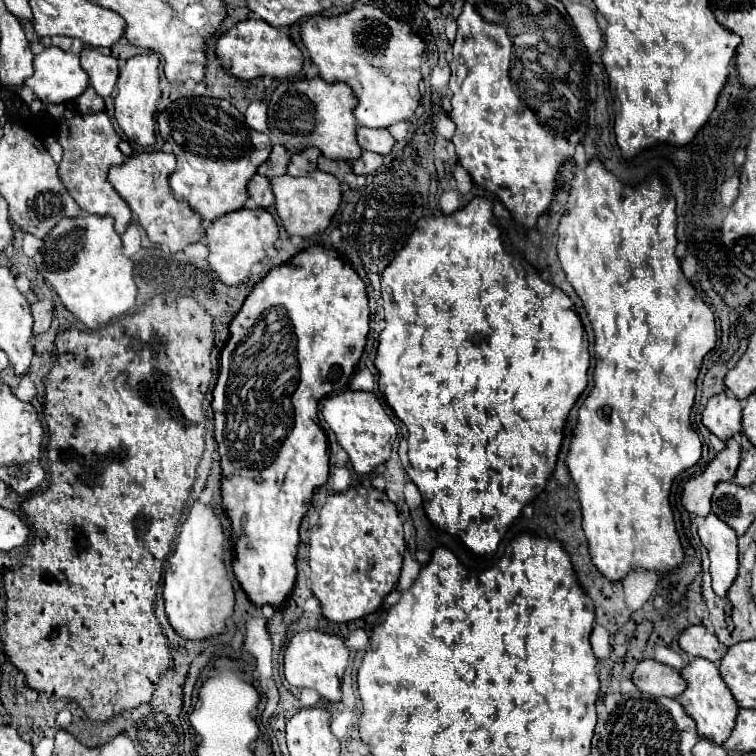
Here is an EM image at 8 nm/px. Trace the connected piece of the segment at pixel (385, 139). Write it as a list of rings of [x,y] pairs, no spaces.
[[[358,127],[358,143],[366,151],[374,151],[380,155],[390,155],[394,147],[394,137],[390,135],[388,129],[368,129],[368,127]]]

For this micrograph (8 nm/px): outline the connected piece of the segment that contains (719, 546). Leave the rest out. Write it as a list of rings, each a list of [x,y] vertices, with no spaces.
[[[710,513],[698,527],[698,535],[710,555],[712,589],[718,597],[726,597],[730,585],[738,575],[736,533],[714,513]]]

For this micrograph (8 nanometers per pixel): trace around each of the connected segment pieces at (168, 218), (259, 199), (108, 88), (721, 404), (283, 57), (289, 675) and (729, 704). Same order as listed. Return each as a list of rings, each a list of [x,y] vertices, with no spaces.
[[[150,151],[140,153],[136,157],[126,157],[124,165],[112,167],[108,173],[108,181],[120,193],[120,197],[128,203],[132,213],[136,213],[138,223],[146,231],[148,239],[158,245],[170,247],[172,253],[182,251],[190,243],[198,243],[204,239],[202,217],[194,213],[186,203],[174,199],[168,187],[168,175],[176,169],[176,159],[172,153]]]
[[[254,175],[248,183],[248,195],[254,201],[254,205],[258,207],[270,207],[274,205],[274,193],[270,187],[270,179],[262,177],[262,175]]]
[[[84,47],[80,53],[80,63],[90,75],[90,87],[102,97],[108,97],[116,89],[118,81],[118,59],[112,55],[104,55],[94,47]]]
[[[726,393],[714,395],[702,413],[702,423],[722,441],[742,435],[742,405],[740,405],[740,401]]]
[[[246,19],[242,23],[236,23],[228,33],[224,33],[218,39],[216,55],[220,57],[226,71],[246,81],[262,75],[270,75],[276,79],[290,79],[296,77],[304,65],[304,55],[294,45],[294,41],[284,31],[268,25],[262,19]]]
[[[322,631],[296,633],[284,651],[284,675],[292,687],[316,689],[326,701],[340,701],[340,681],[348,665],[348,647],[336,635]]]
[[[692,659],[684,669],[682,669],[682,677],[686,679],[688,687],[686,691],[680,695],[680,703],[686,709],[686,713],[690,713],[690,717],[696,721],[698,725],[698,735],[704,739],[710,739],[716,745],[722,745],[726,741],[726,737],[730,737],[732,729],[734,729],[734,721],[738,715],[738,703],[734,701],[730,689],[726,689],[718,665],[706,659]]]

